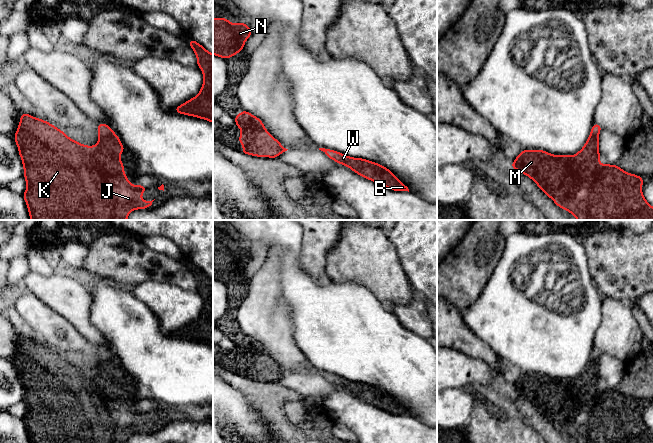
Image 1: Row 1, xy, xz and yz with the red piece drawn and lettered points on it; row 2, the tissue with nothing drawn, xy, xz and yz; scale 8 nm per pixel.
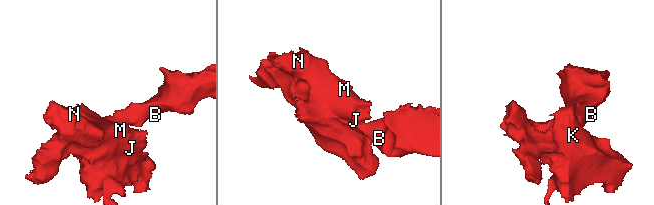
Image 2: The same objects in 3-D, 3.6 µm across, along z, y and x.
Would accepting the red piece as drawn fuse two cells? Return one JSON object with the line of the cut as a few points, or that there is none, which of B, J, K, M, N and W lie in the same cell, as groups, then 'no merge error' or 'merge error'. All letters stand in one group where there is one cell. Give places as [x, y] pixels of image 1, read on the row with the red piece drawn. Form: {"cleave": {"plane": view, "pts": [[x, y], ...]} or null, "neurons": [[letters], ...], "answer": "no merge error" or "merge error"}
{"cleave": null, "neurons": [["B", "J", "K", "M", "N", "W"]], "answer": "no merge error"}

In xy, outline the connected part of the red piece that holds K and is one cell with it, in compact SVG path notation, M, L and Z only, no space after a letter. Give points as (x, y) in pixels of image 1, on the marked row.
M22 113L14 140L24 167L27 188L23 198L31 220L127 220L129 213L146 209L152 201L143 201L141 195L147 189L142 185L131 185L124 173L120 154L124 152L119 137L110 126L97 124L98 144L86 146L72 140L49 122Z

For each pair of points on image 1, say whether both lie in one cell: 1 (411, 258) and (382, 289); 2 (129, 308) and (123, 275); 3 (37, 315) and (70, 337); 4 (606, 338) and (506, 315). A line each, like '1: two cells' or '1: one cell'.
1: two cells
2: two cells
3: one cell
4: two cells

